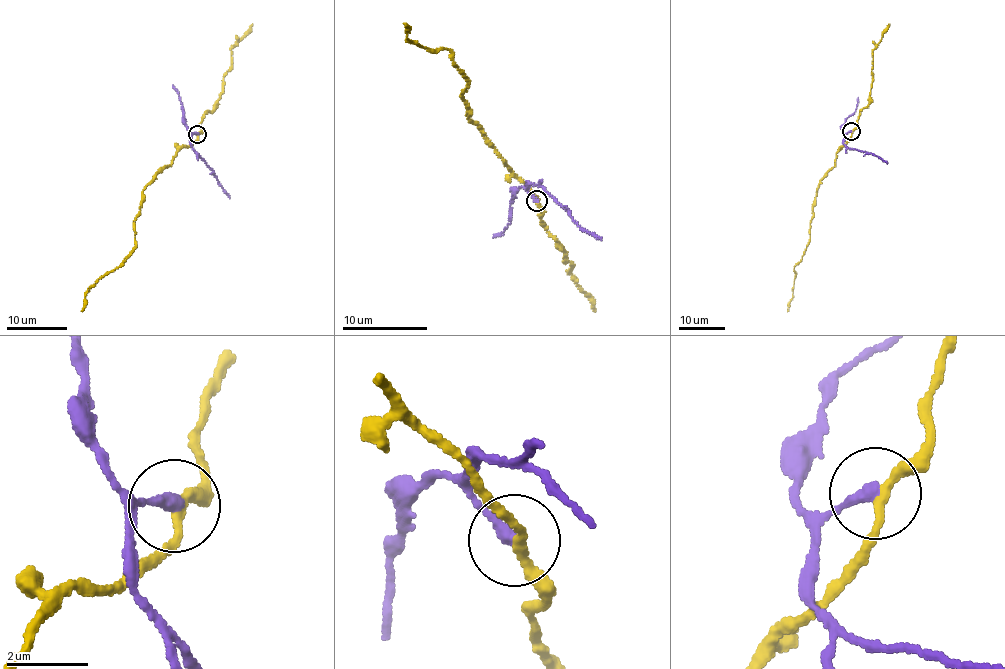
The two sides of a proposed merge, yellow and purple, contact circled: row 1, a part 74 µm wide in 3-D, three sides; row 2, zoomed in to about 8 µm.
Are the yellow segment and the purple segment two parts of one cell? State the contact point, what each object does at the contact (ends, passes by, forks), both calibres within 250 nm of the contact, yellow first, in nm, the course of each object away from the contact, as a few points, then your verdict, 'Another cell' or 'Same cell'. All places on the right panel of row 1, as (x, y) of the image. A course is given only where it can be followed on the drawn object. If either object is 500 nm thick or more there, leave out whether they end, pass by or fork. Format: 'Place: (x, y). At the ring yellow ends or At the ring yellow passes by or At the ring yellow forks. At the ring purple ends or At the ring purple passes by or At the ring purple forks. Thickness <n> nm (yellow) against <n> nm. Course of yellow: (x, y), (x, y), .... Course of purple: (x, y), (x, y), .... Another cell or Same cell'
Place: (851, 131). At the ring yellow passes by. At the ring purple ends. Thickness 240 nm (yellow) against 320 nm. Course of yellow: (851, 132), (814, 197), (810, 241), (794, 267), (787, 311). Course of purple: (851, 132), (845, 135), (844, 144), (876, 155), (887, 164). Another cell

